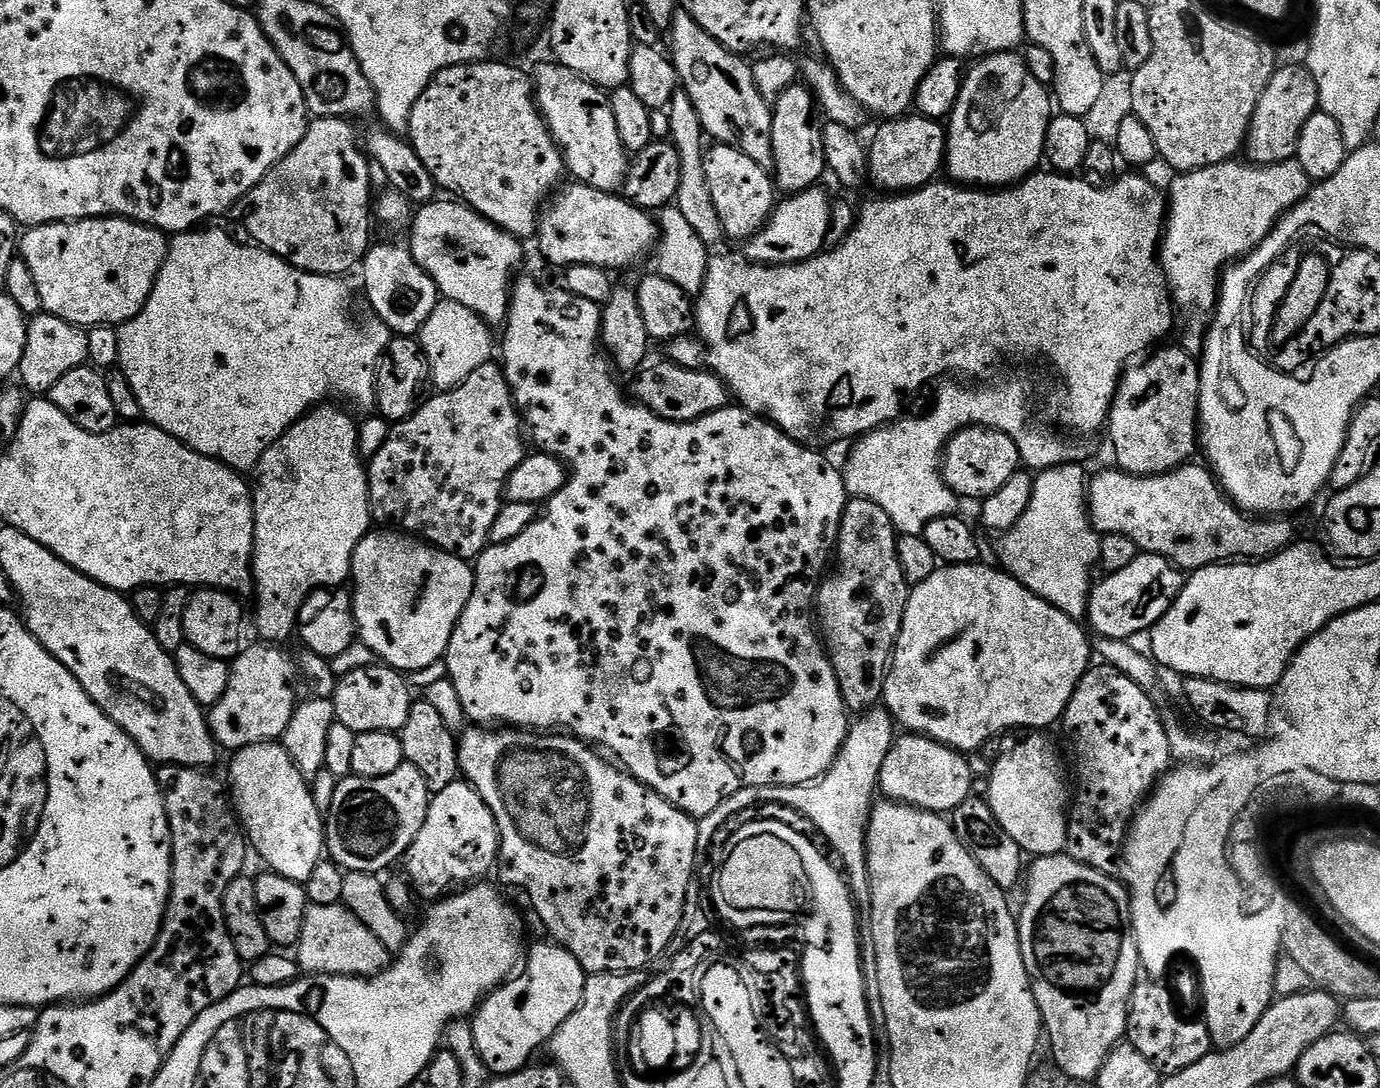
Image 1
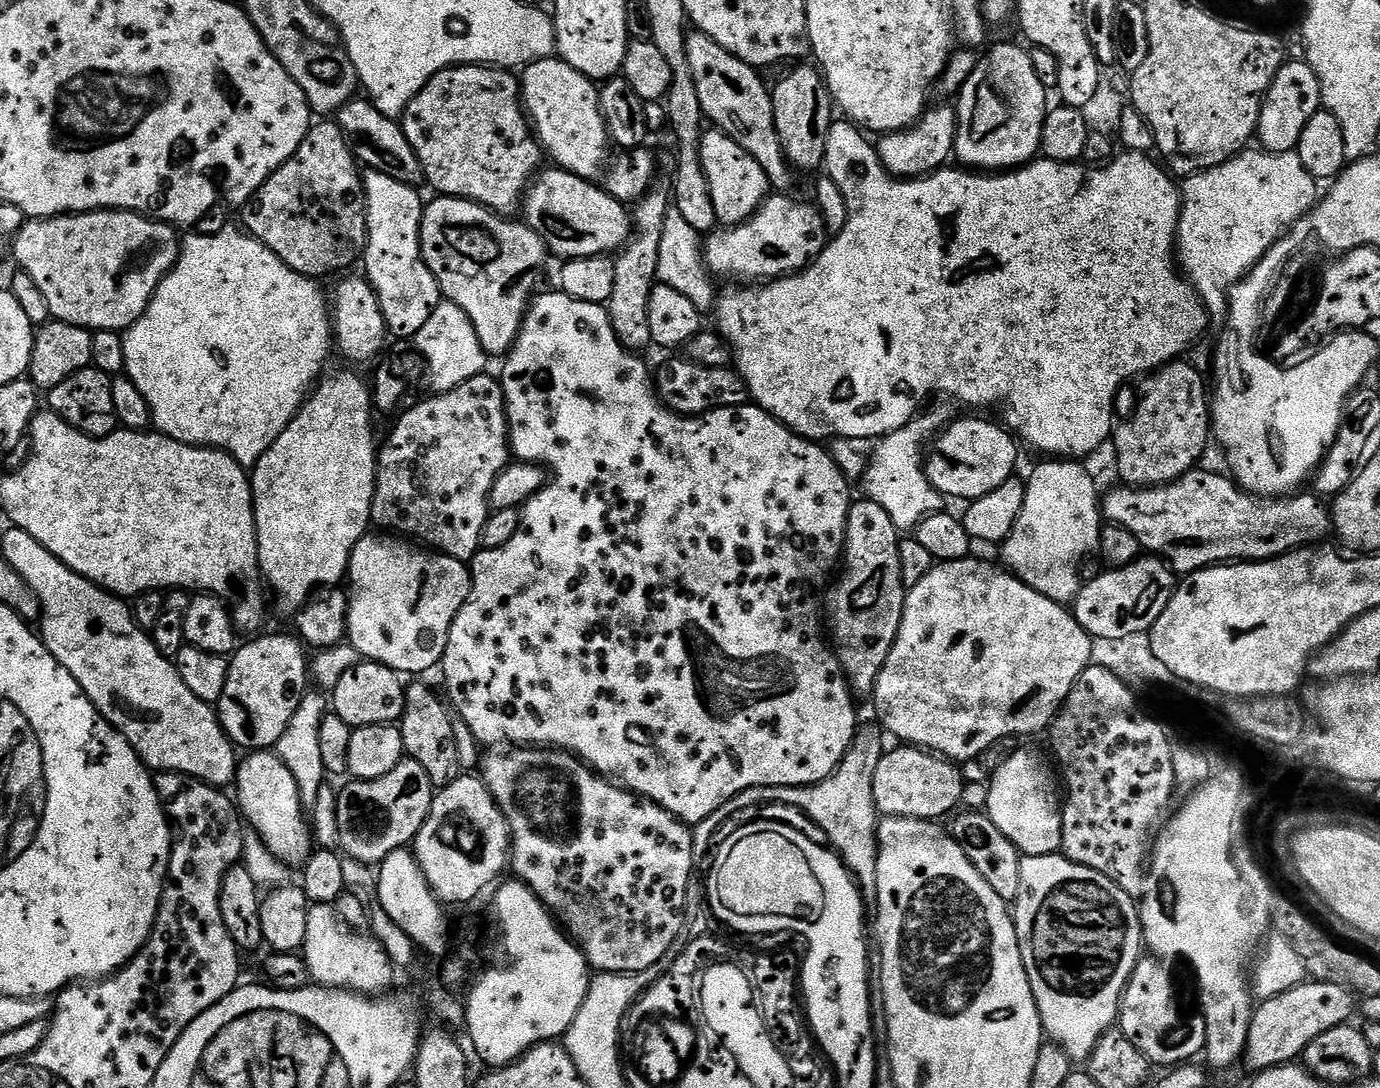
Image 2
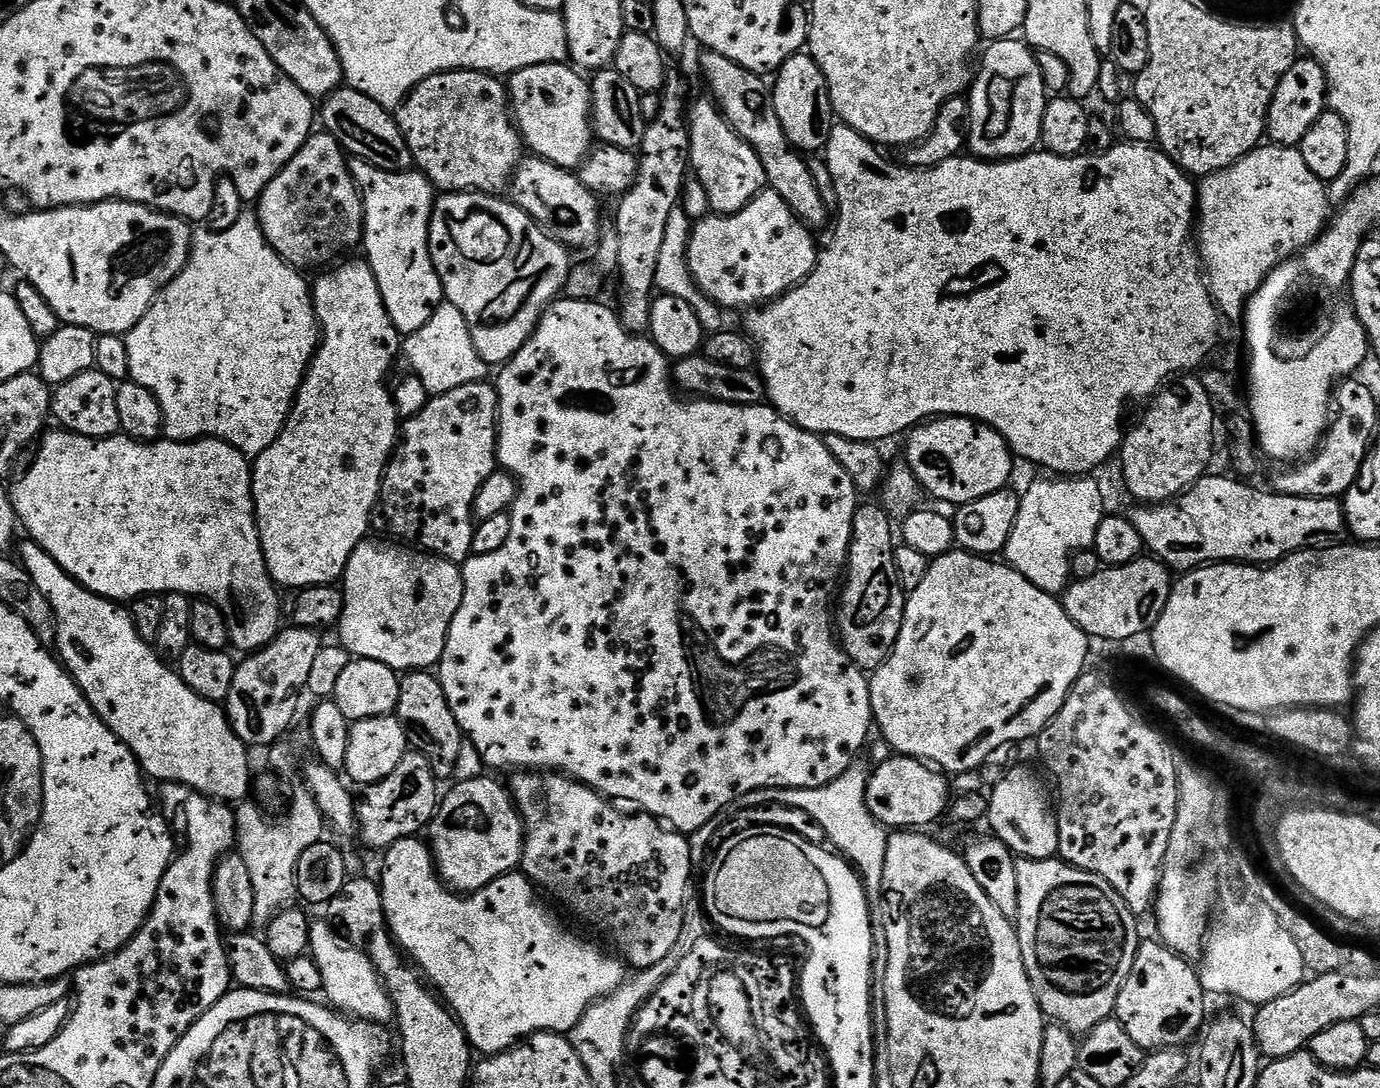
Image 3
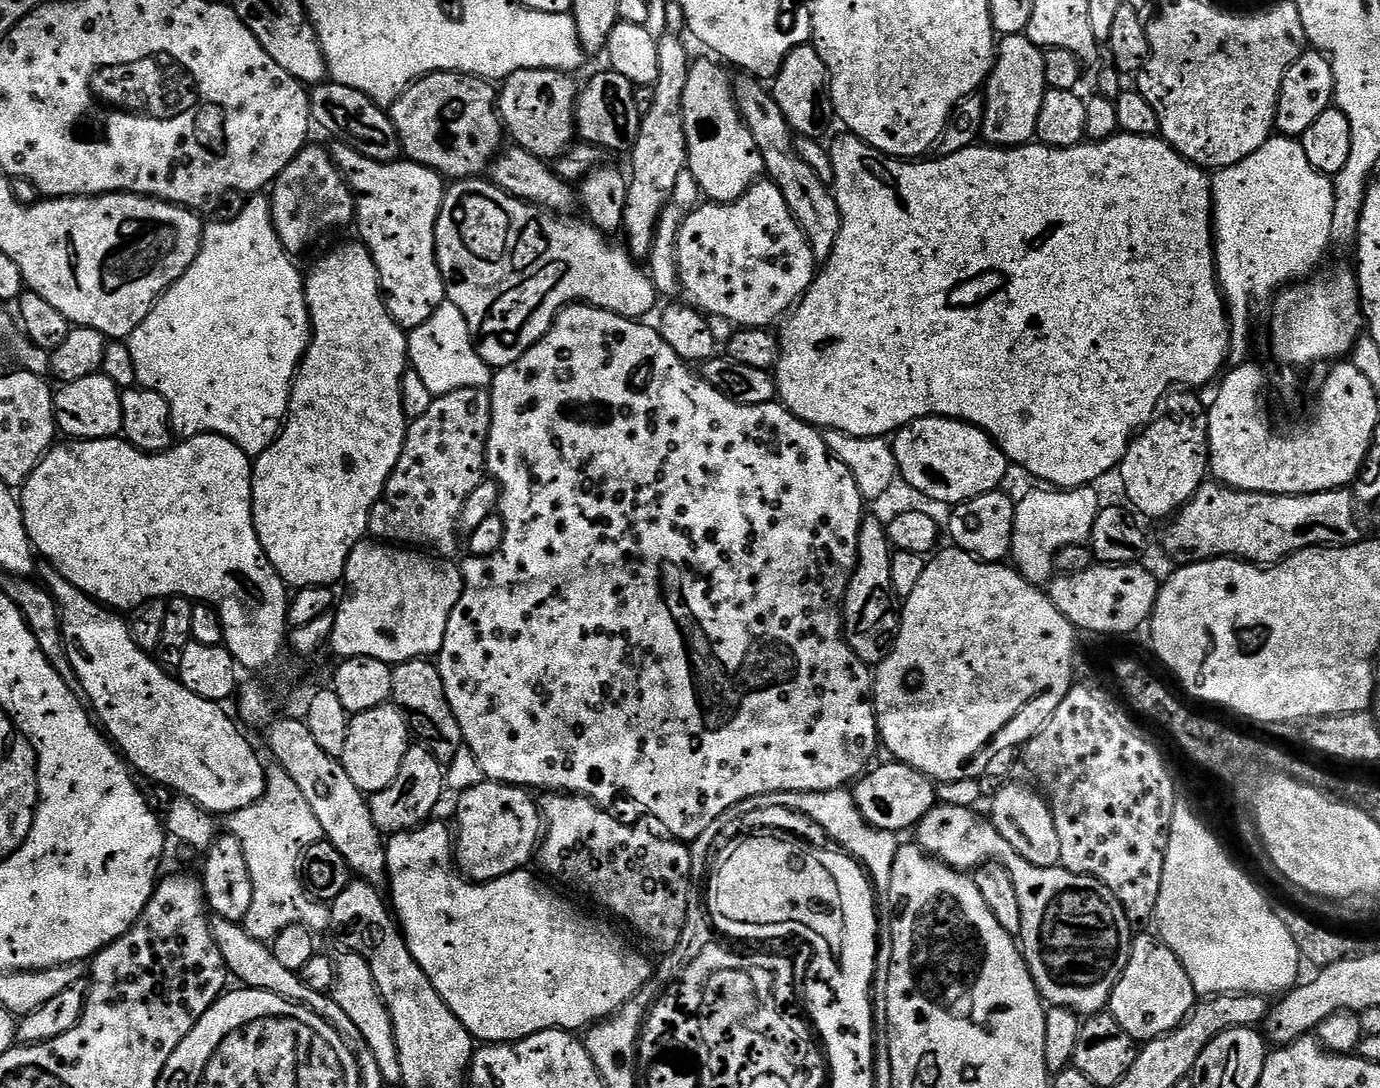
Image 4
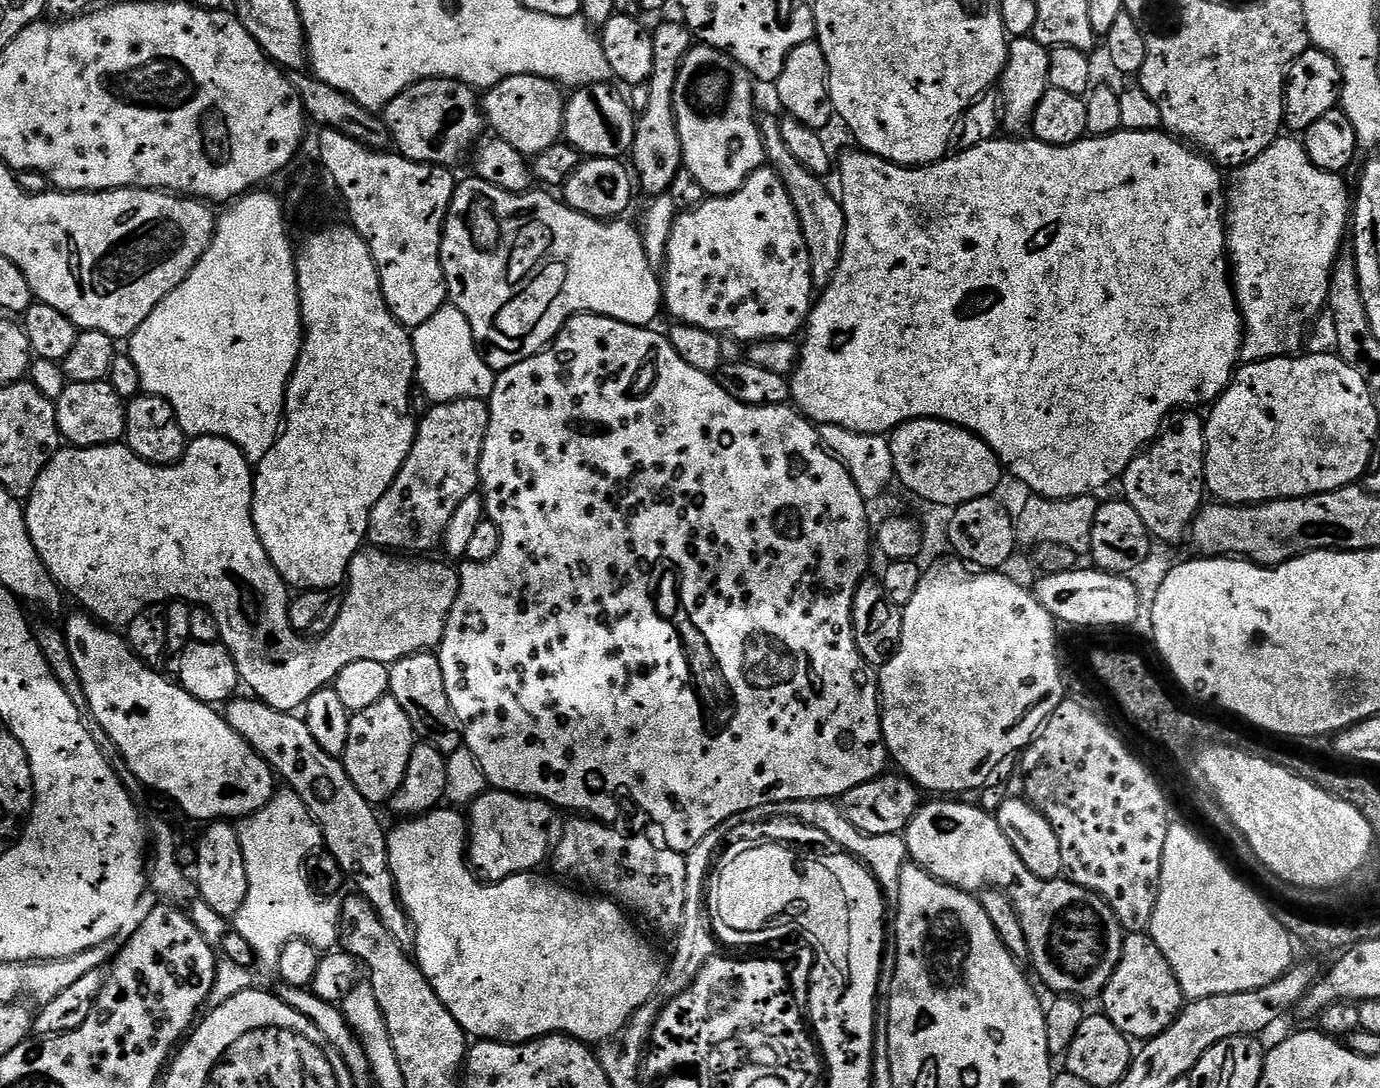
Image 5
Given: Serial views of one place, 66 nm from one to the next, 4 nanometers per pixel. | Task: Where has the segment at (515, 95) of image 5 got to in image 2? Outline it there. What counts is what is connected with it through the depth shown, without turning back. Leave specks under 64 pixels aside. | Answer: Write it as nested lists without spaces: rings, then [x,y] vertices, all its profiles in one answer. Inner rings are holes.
[[[559,58],[536,60],[523,69],[520,99],[541,149],[553,165],[595,181],[609,163],[610,137],[600,109],[600,88]]]

